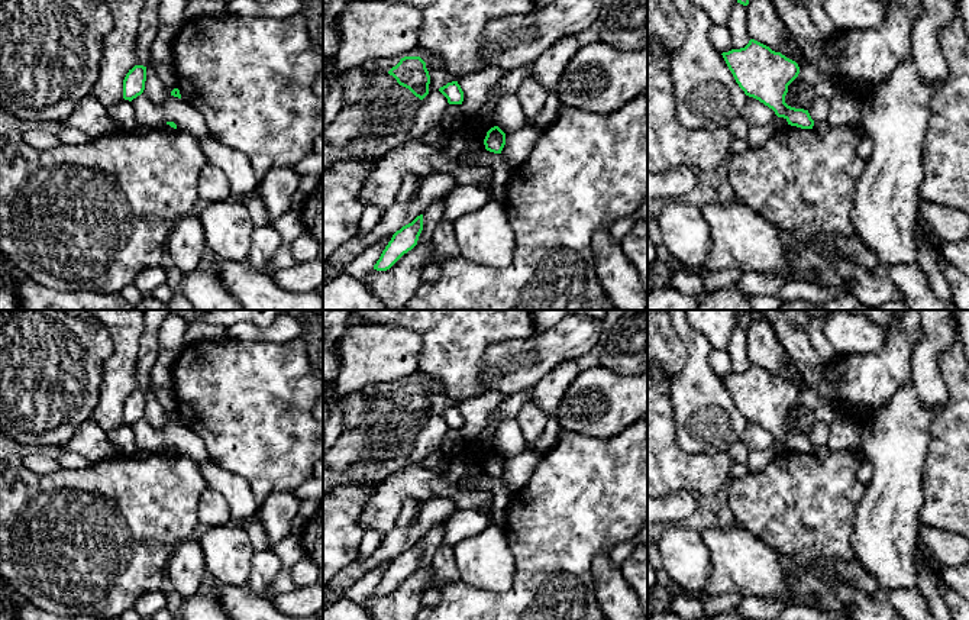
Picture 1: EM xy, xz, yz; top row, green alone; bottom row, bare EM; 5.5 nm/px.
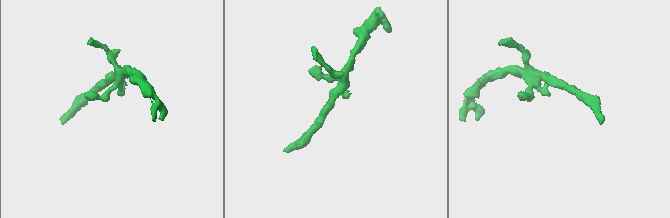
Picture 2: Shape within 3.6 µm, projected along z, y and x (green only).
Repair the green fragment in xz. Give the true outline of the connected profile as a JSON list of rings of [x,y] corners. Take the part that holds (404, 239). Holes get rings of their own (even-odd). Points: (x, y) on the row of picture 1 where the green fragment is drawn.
[[[423,214],[417,216],[411,223],[403,226],[393,235],[379,259],[374,265],[374,269],[390,269],[404,254],[407,254],[417,245],[421,230]]]

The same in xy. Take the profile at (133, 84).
[[[135,65],[123,80],[123,99],[132,101],[145,90],[146,67]]]

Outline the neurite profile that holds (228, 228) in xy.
[[[229,197],[225,201],[201,204],[197,216],[209,255],[246,262],[255,225],[239,200]]]

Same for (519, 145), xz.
[[[526,125],[516,132],[506,133],[506,145],[500,154],[506,167],[514,169],[529,159],[543,130],[543,127]]]

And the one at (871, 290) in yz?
[[[824,240],[814,249],[833,267],[847,293],[868,307],[888,301],[904,301],[895,285],[885,277],[873,275],[872,269],[843,254],[833,240]]]

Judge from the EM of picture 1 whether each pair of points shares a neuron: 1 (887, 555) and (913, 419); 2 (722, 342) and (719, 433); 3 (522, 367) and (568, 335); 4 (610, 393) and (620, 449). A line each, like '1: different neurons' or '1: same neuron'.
1: same neuron
2: different neurons
3: same neuron
4: different neurons

